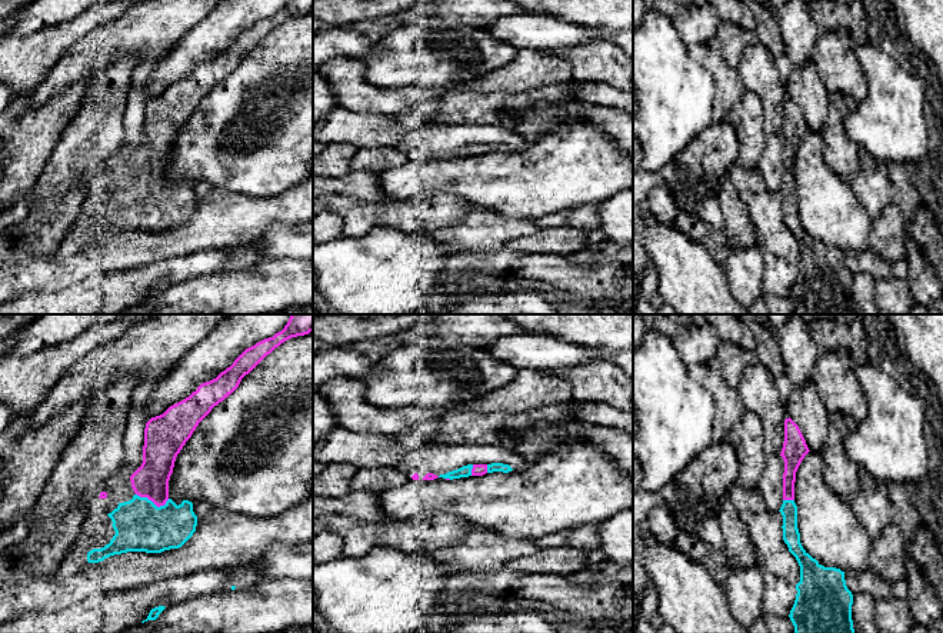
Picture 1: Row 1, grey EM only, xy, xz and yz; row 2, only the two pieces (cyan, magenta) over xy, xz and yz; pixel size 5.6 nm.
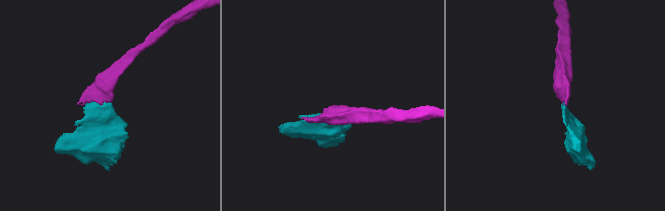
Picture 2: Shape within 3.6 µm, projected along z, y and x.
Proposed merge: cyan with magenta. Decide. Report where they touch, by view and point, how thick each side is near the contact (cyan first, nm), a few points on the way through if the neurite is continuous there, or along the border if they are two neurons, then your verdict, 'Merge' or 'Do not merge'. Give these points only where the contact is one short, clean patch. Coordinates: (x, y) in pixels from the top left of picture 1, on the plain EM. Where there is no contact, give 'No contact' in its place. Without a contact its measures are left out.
Touches cyan at xy (152, 182). Thickness 280 nm (cyan) against 200 nm. Path across: xy (140, 206), (150, 196), (152, 182), (150, 160). Merge

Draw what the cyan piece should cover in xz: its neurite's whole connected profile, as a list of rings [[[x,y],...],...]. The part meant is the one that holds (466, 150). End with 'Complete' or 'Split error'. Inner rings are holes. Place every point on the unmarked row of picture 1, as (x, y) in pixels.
[[[492,143],[492,144],[467,144],[457,150],[449,151],[446,154],[436,156],[433,153],[427,153],[423,160],[434,160],[437,157],[443,157],[446,160],[460,159],[460,157],[469,157],[469,156],[483,156],[486,153],[493,151],[503,151],[509,153],[513,149],[509,144],[503,143]]]. Split error

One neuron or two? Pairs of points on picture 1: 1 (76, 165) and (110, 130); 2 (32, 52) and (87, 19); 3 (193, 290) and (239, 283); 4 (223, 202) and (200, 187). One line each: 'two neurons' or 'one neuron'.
1: one neuron
2: one neuron
3: one neuron
4: two neurons

